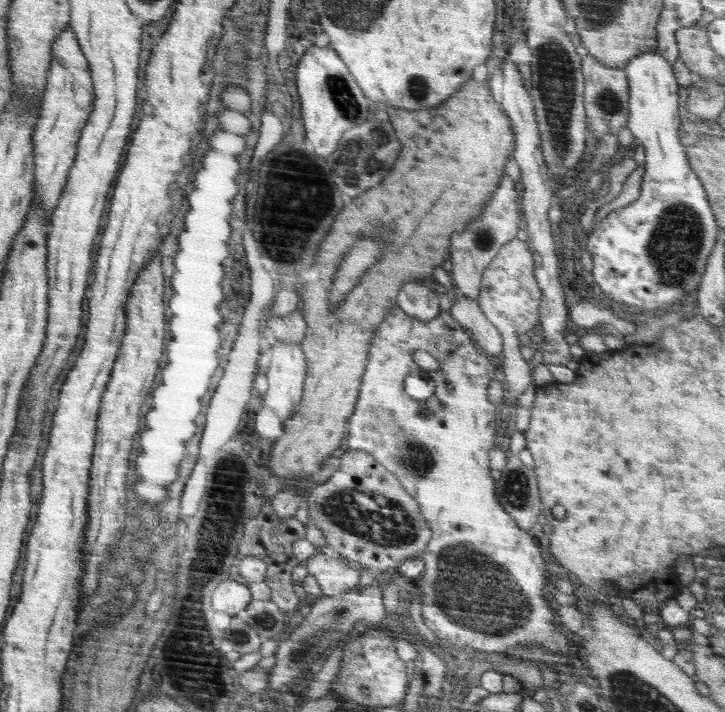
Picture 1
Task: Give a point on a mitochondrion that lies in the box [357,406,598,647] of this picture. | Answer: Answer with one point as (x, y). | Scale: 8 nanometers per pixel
(462, 588)

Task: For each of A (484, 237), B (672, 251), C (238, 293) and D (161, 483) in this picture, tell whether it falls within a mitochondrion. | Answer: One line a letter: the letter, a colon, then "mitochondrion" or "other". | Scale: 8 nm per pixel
A: mitochondrion
B: mitochondrion
C: other
D: other

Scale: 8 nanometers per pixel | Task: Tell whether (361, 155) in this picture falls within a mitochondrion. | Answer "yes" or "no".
yes

